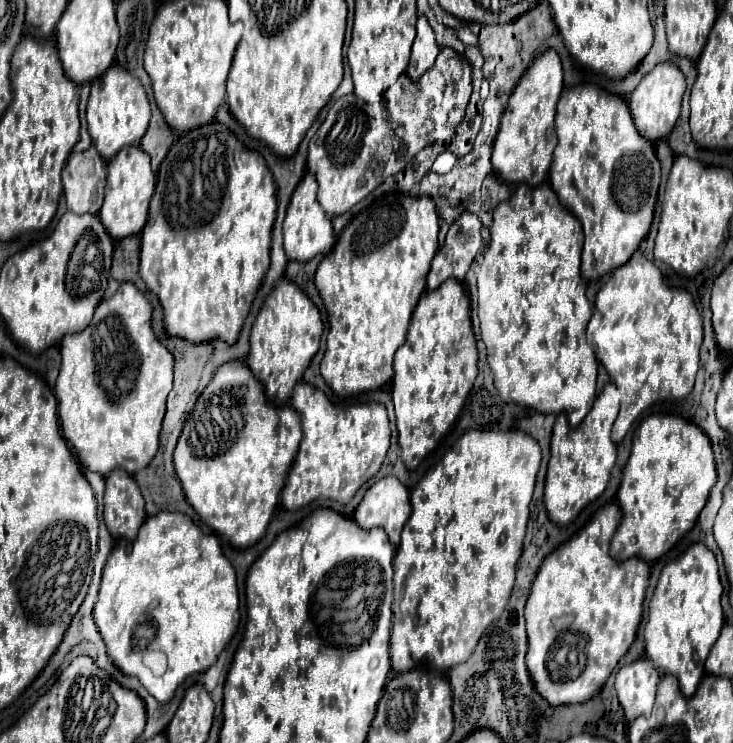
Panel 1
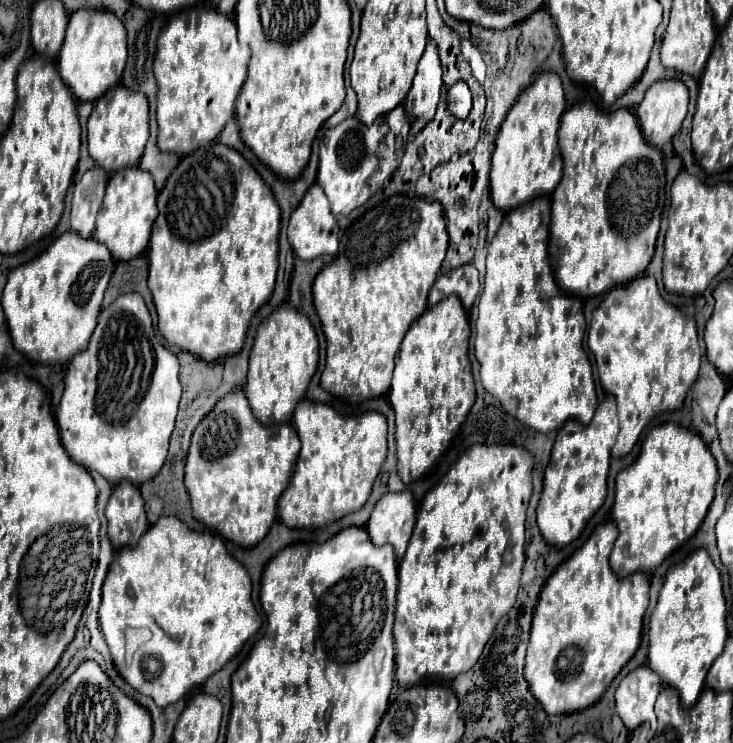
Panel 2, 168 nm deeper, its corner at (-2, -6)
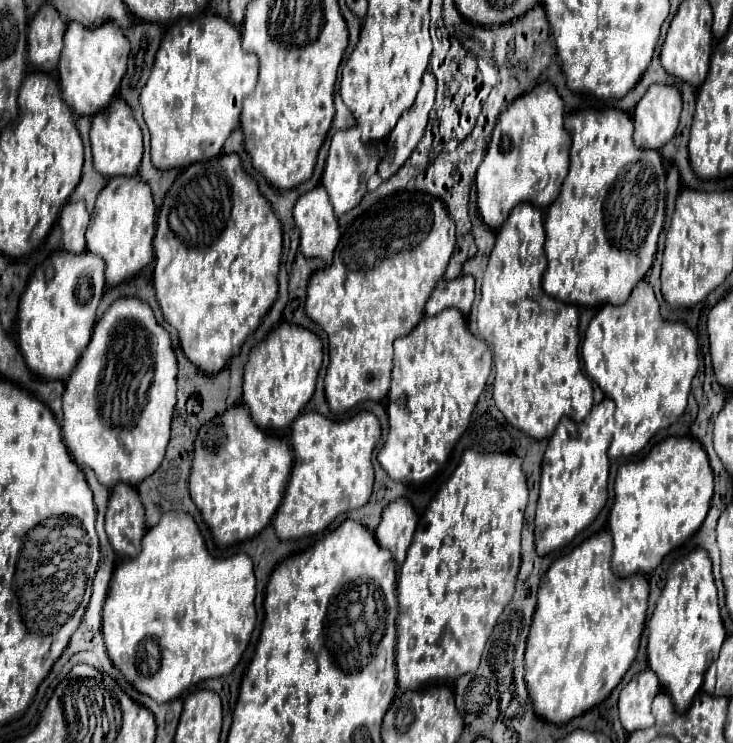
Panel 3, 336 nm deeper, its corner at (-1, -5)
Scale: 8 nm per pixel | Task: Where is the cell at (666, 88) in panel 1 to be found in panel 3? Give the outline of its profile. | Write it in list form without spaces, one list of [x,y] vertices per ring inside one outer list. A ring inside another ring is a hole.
[[[663,83],[651,85],[633,111],[635,145],[639,149],[661,149],[675,135],[681,111],[683,99],[679,89]]]

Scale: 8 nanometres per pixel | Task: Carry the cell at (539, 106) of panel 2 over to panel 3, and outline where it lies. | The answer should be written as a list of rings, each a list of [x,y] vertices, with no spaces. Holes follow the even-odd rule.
[[[545,81],[513,101],[493,129],[485,159],[477,169],[477,205],[483,221],[499,229],[517,203],[531,201],[549,207],[569,169],[569,135],[563,129],[563,99],[553,83]]]

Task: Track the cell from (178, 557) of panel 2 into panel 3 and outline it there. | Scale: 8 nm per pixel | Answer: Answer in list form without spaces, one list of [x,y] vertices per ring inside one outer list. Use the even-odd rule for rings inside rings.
[[[181,511],[163,513],[159,523],[145,533],[139,555],[133,561],[119,561],[117,567],[115,567],[115,573],[113,573],[113,579],[111,579],[111,589],[109,589],[107,601],[103,605],[103,637],[105,637],[107,653],[109,653],[111,661],[113,661],[113,665],[125,675],[125,679],[139,693],[145,693],[145,695],[149,695],[151,699],[155,699],[159,703],[169,703],[169,701],[177,699],[183,691],[187,691],[191,685],[195,685],[195,683],[199,683],[203,679],[223,677],[223,675],[233,671],[233,667],[239,663],[243,651],[247,649],[251,633],[253,633],[253,627],[255,627],[255,605],[253,605],[253,599],[255,599],[255,575],[253,575],[253,563],[251,563],[251,559],[247,555],[238,553],[228,559],[217,559],[207,549],[205,539],[203,539],[203,535],[201,535],[201,531],[199,531],[199,527],[197,527],[197,523],[195,523],[195,519],[191,515],[181,513]]]

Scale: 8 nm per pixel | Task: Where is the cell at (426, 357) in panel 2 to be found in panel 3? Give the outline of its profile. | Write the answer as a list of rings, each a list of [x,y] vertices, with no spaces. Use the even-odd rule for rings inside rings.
[[[445,309],[435,317],[423,317],[419,325],[405,337],[395,339],[393,377],[387,401],[389,437],[377,459],[391,479],[403,483],[422,484],[440,472],[446,464],[457,439],[469,425],[469,417],[491,373],[491,349],[467,329],[467,319],[459,309]]]

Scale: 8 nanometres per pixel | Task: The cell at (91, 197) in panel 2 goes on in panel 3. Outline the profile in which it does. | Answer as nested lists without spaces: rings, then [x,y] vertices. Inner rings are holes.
[[[69,201],[61,211],[61,231],[63,231],[63,247],[73,253],[85,251],[85,231],[89,225],[89,211],[85,201]]]

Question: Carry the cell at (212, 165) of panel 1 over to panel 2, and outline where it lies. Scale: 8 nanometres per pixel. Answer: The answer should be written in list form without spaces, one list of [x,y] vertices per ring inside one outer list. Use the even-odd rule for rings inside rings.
[[[216,142],[208,150],[196,150],[186,156],[158,194],[158,218],[148,246],[148,286],[154,296],[162,336],[204,362],[218,362],[226,356],[240,354],[252,316],[268,302],[274,290],[278,234],[280,208],[272,190],[238,150]]]

